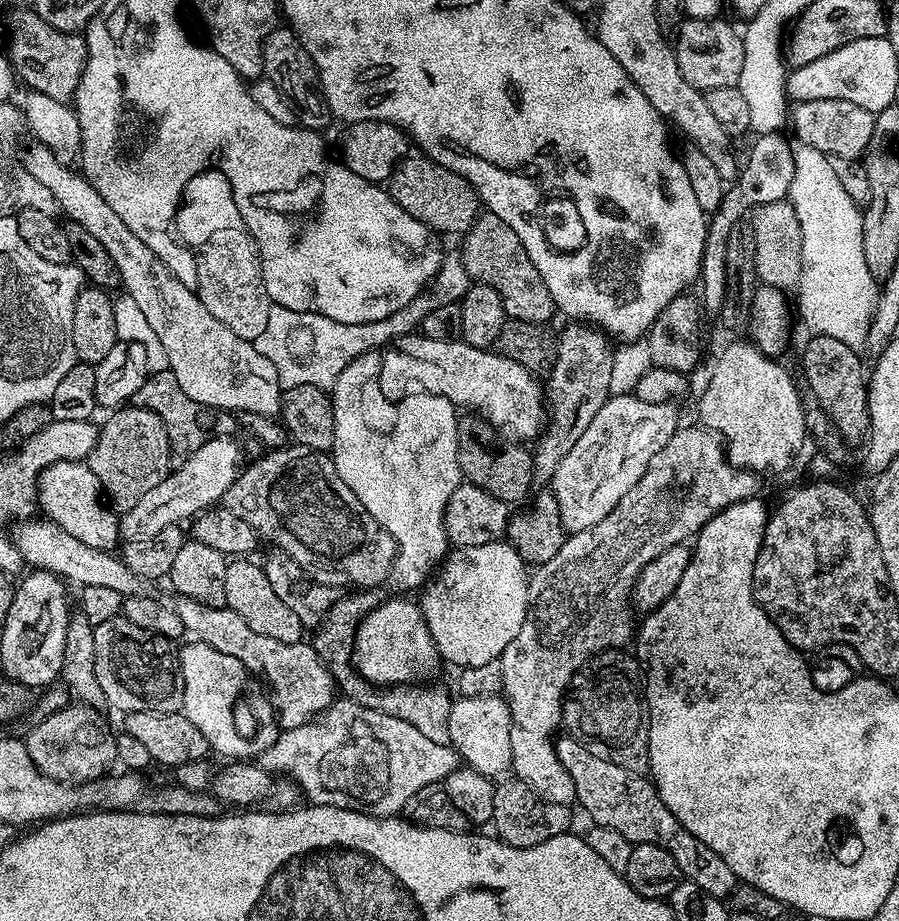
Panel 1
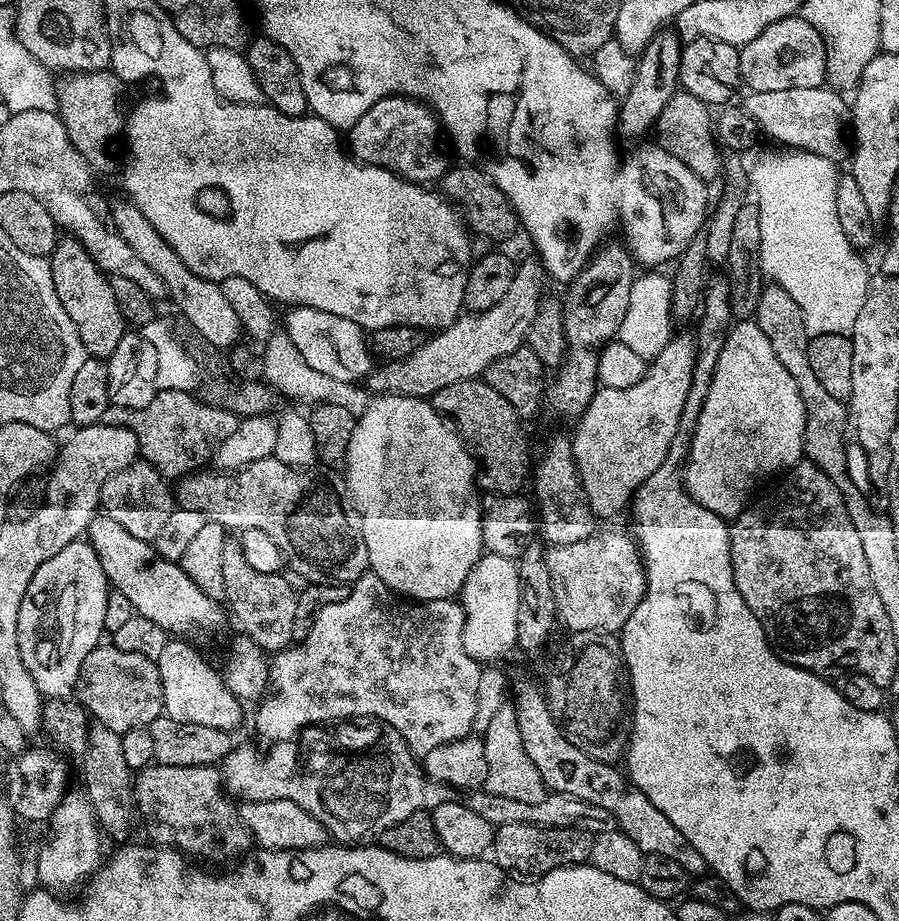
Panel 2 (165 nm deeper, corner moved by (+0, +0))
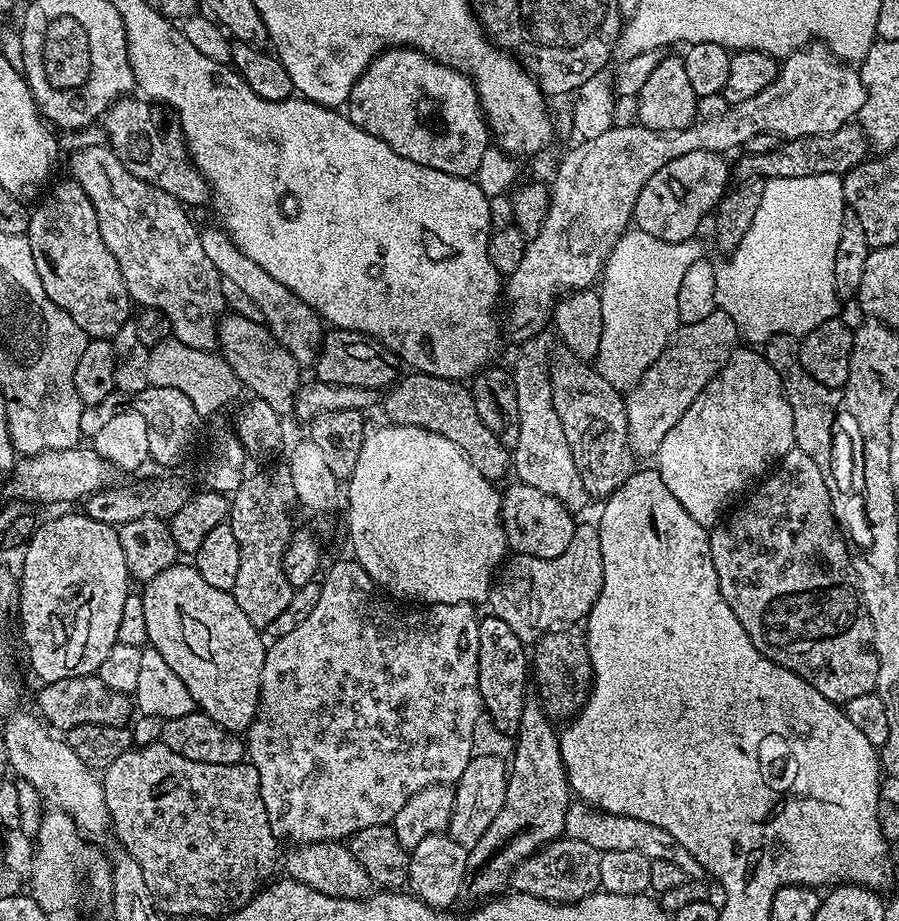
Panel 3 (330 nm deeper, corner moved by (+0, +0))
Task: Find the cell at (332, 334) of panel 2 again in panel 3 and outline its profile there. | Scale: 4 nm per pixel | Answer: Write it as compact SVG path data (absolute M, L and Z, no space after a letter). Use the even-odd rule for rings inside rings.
M213 226L207 229L205 227L200 237L202 246L206 249L206 258L214 262L214 270L218 270L221 280L235 282L240 289L246 290L246 295L254 302L254 306L262 310L263 324L271 330L274 338L278 338L278 342L282 342L282 346L286 346L286 350L290 350L297 364L315 365L322 339L322 321L316 311L306 306L306 302L302 302L302 298L295 296L289 288L282 286L282 282L274 282L274 278L270 278L270 274L266 274L266 270L258 266L258 262L246 258L246 254L242 254L242 250L233 243L223 228Z

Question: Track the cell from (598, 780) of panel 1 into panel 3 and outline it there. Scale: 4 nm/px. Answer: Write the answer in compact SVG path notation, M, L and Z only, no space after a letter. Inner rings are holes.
M491 614L481 615L479 617L480 625L478 626L478 690L480 691L480 702L483 711L486 713L494 723L498 726L498 730L511 733L513 730L519 728L520 719L522 718L522 706L524 705L524 695L530 691L530 652L526 647L525 641L518 638L518 634L514 634L514 630L510 630L510 626L506 626L506 622L502 622L502 618L493 616Z

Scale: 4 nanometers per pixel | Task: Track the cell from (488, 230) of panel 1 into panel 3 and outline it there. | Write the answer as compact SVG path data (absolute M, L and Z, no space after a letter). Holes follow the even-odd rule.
M563 346L553 347L548 361L550 362L550 394L554 394L554 410L558 410L558 418L562 422L562 430L566 433L566 442L570 442L570 450L574 454L574 462L583 474L582 486L586 486L589 497L606 498L634 471L633 453L628 443L628 419L624 409L625 397L610 382L602 378L602 374L589 361L575 356L570 349Z

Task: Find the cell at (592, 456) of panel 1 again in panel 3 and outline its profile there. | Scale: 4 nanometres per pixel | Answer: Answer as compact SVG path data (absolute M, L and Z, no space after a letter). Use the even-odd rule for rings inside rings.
M719 310L701 320L695 319L677 331L664 353L648 367L646 374L627 393L624 401L628 443L637 457L651 457L660 451L662 438L674 430L694 398L698 398L705 386L721 372L737 347L738 333L734 318Z

